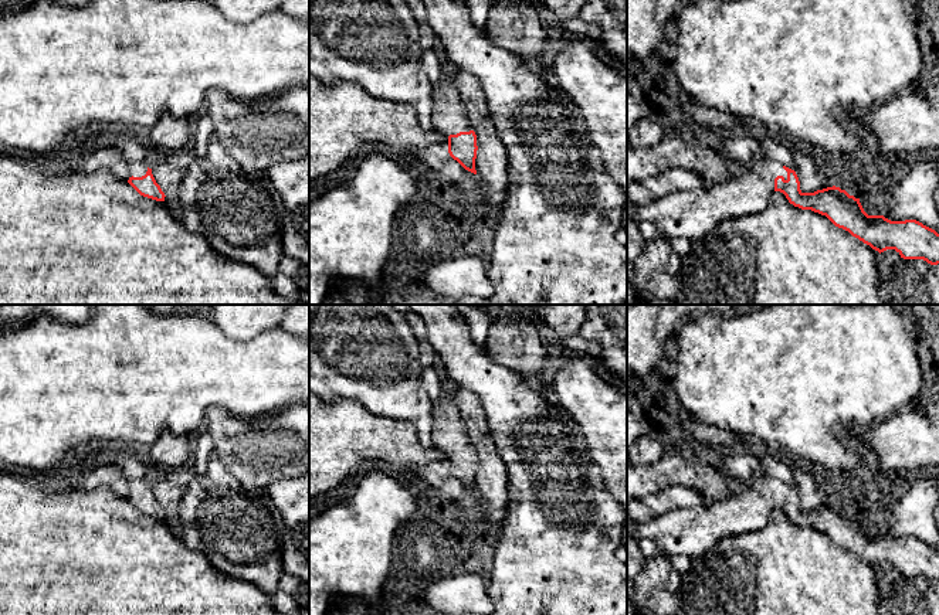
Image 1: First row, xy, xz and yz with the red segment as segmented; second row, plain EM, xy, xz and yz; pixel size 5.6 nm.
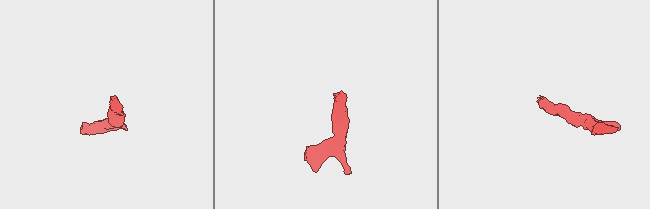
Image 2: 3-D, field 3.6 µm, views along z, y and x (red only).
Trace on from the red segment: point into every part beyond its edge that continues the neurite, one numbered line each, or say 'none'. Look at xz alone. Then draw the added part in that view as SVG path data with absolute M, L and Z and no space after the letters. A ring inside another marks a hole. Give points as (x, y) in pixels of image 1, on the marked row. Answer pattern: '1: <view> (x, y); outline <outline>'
1: xz (448, 116); outline M437 43L443 74L440 82L433 88L431 123L434 130L443 135L457 135L474 130L455 88L455 67L448 61L445 48Z

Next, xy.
1: xy (138, 169); outline M135 162L128 164L129 177L142 177L148 171L148 166L143 162Z

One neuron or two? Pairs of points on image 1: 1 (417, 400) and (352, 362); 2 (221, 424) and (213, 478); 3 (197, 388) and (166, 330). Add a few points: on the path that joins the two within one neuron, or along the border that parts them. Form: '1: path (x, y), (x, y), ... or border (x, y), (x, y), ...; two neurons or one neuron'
1: path (402, 396), (368, 362); one neuron
2: border (214, 452), (219, 462), (239, 481); two neurons
3: path (183, 374), (166, 357), (166, 345); one neuron

